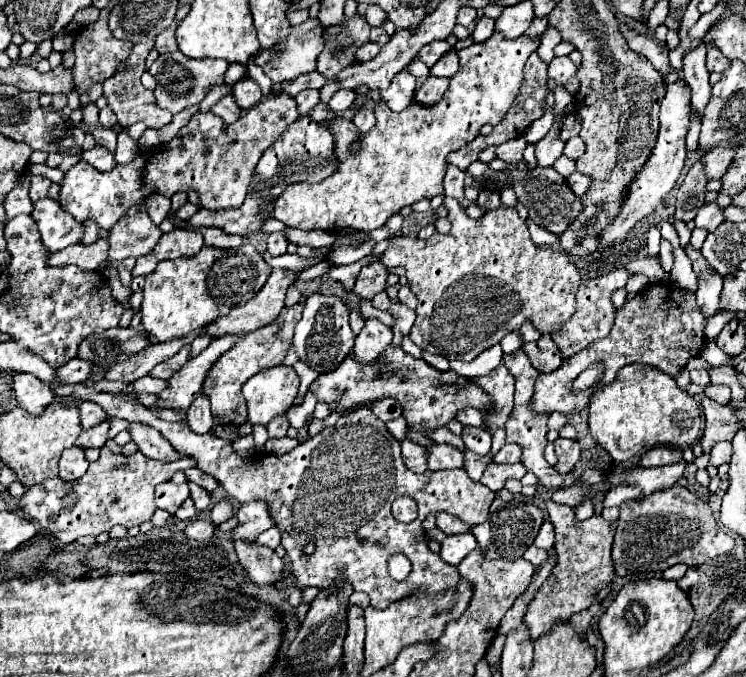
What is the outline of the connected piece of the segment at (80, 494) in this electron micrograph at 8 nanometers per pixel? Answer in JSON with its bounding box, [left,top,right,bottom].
[20,447,196,543]

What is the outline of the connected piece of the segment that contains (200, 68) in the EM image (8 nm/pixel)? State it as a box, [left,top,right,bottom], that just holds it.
[148,51,228,113]

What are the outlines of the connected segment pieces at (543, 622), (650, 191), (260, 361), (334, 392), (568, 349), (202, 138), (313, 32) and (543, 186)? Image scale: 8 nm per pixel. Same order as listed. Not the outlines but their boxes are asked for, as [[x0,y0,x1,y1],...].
[[524,501,618,639],[600,79,692,245],[200,303,302,425],[310,345,490,433],[552,269,630,357],[60,95,300,231],[254,19,324,83],[468,161,582,235]]

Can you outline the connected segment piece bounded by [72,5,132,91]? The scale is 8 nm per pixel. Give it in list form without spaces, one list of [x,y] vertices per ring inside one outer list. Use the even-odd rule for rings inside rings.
[[[112,5],[104,7],[100,11],[100,17],[96,23],[88,25],[88,29],[84,29],[82,33],[78,33],[76,37],[76,45],[74,45],[74,53],[76,53],[76,65],[74,65],[74,83],[76,83],[76,91],[86,91],[88,85],[92,85],[94,81],[106,81],[108,77],[112,77],[120,65],[120,61],[126,61],[126,57],[130,55],[130,41],[120,41],[116,39],[110,29],[108,29],[108,13],[110,13]]]

